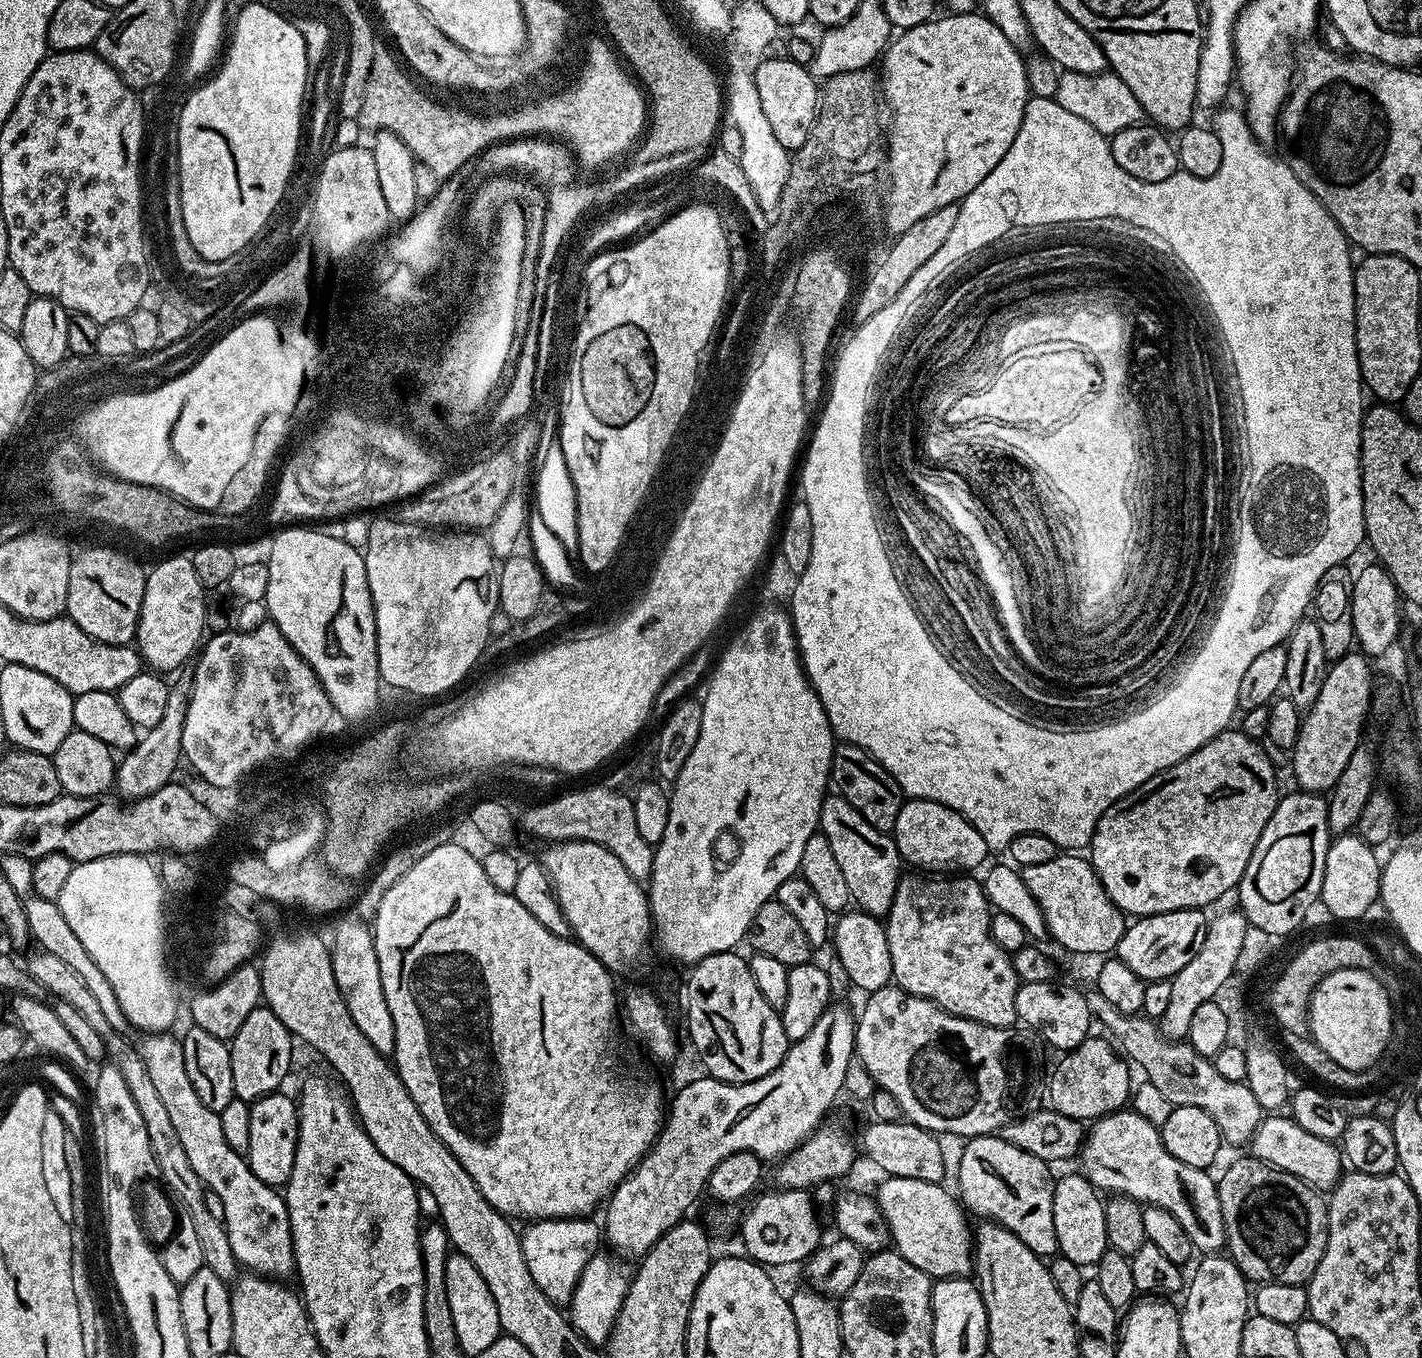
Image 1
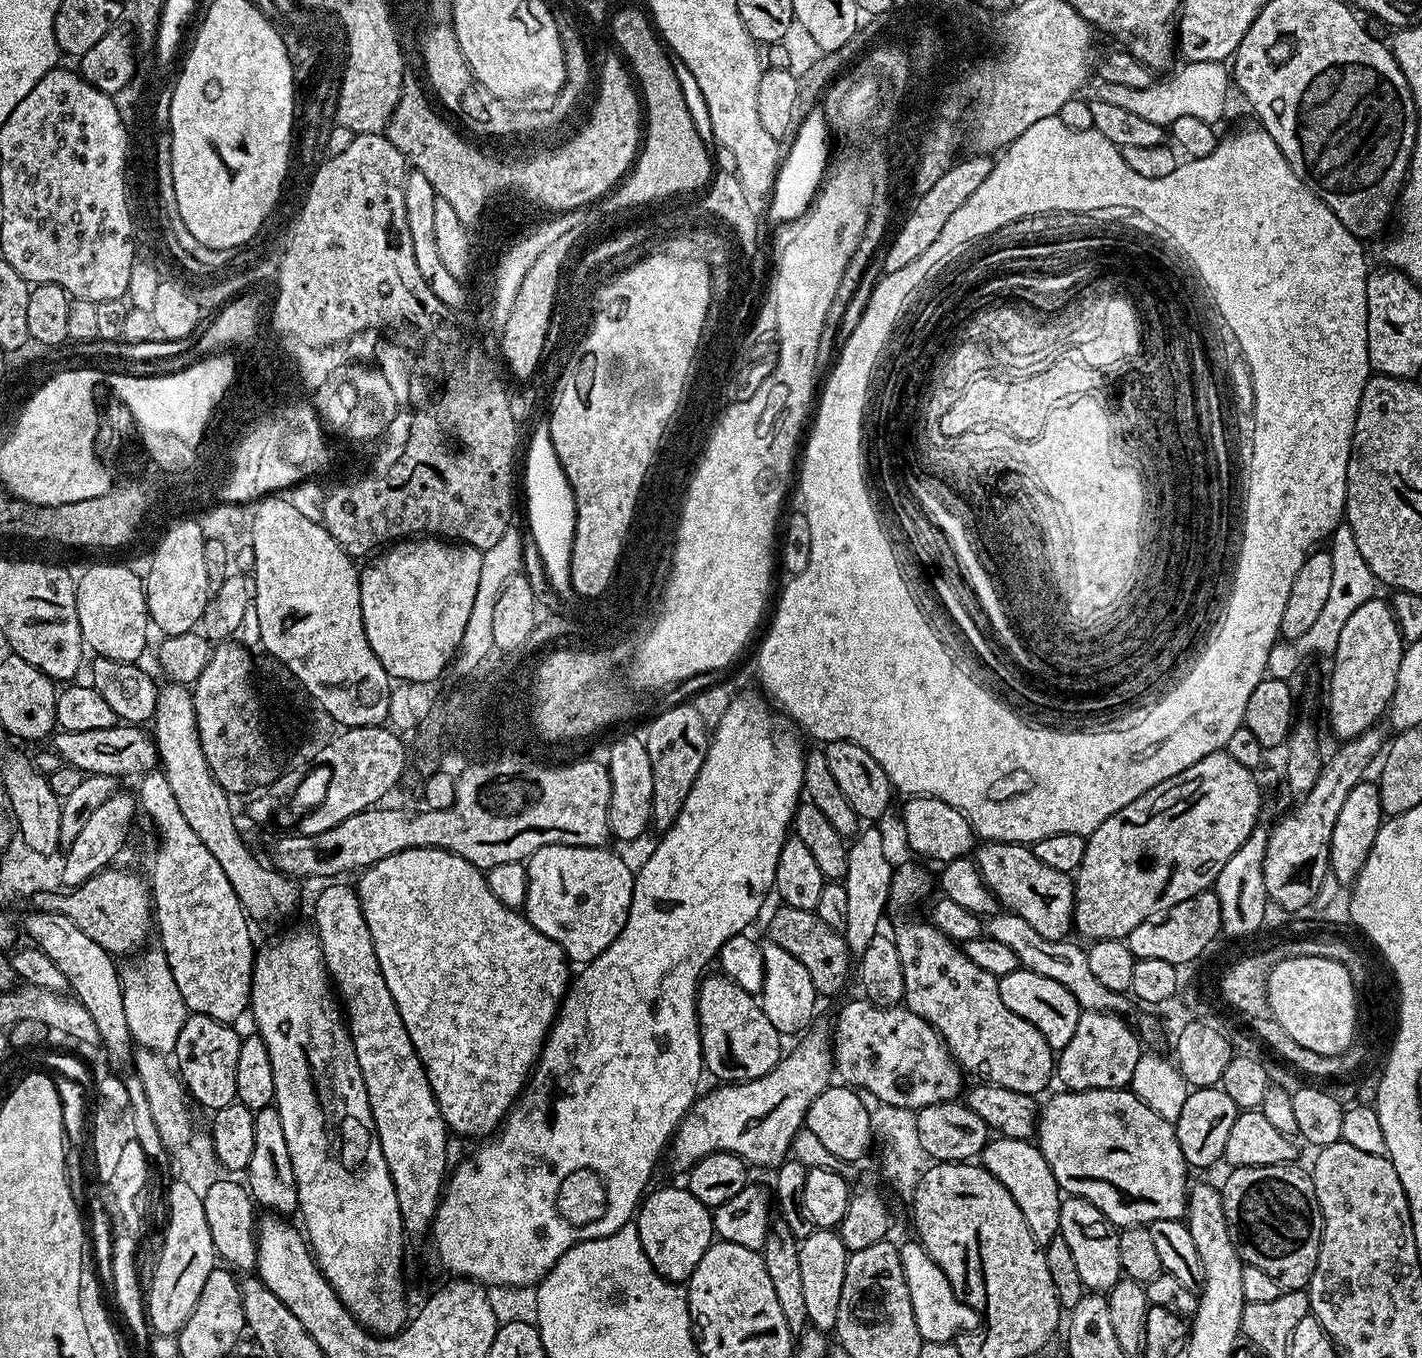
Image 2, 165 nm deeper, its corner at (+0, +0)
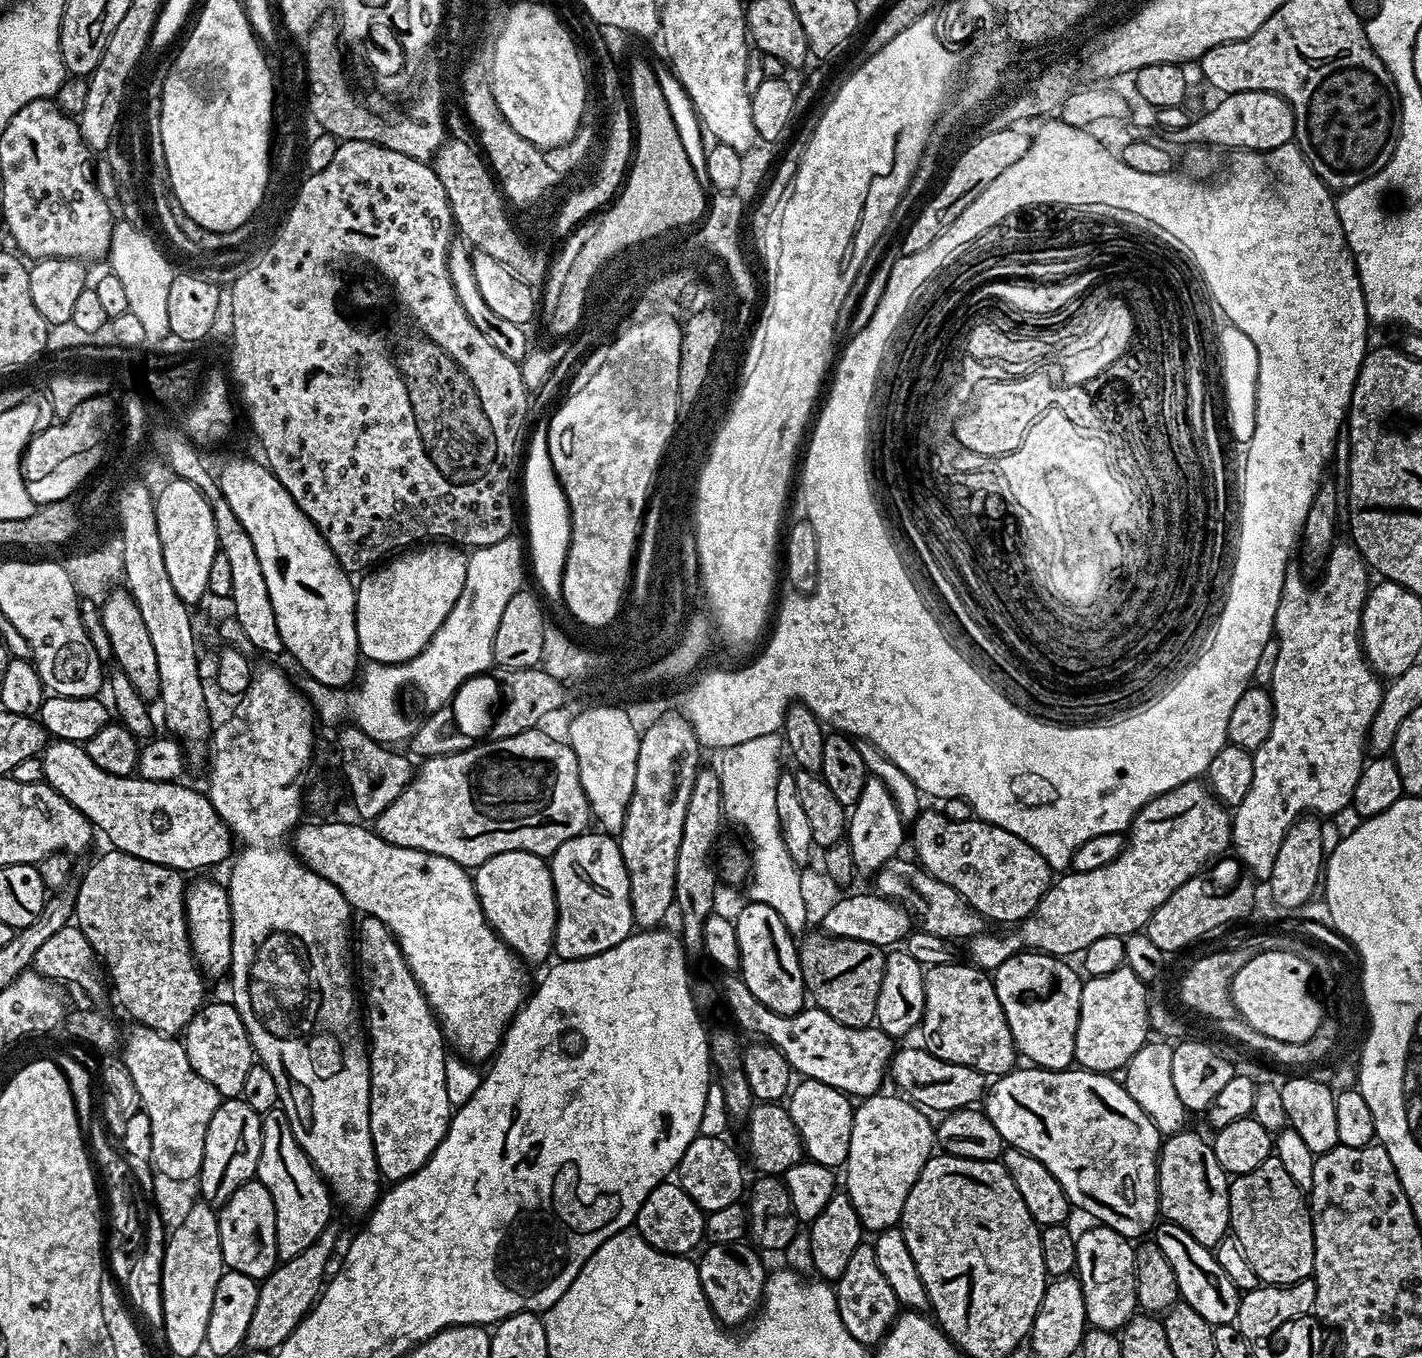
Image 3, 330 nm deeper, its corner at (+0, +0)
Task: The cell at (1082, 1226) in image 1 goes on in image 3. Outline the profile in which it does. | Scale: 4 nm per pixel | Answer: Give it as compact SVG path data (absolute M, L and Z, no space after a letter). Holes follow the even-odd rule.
M1103 1226L1092 1227L1096 1228L1088 1228L1084 1233L1081 1234L1080 1232L1076 1236L1077 1262L1074 1272L1082 1286L1089 1325L1093 1328L1101 1328L1107 1332L1116 1332L1123 1328L1138 1312L1138 1305L1136 1303L1136 1279L1134 1278L1136 1249L1129 1237L1118 1234L1113 1228Z

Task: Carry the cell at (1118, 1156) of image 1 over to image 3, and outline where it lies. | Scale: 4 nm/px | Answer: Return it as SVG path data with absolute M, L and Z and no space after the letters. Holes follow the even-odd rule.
M1017 1066L1004 1076L995 1081L996 1084L987 1089L986 1095L982 1101L982 1111L988 1116L990 1122L994 1124L998 1134L1001 1135L1003 1143L1008 1148L1017 1148L1042 1162L1046 1170L1050 1170L1054 1178L1058 1179L1058 1186L1066 1194L1069 1205L1073 1209L1081 1208L1084 1212L1089 1212L1093 1216L1093 1221L1099 1222L1103 1227L1113 1228L1118 1234L1129 1238L1140 1238L1143 1232L1151 1233L1154 1225L1160 1216L1160 1199L1158 1198L1158 1157L1162 1137L1160 1131L1151 1122L1145 1111L1142 1110L1138 1102L1130 1097L1129 1092L1125 1090L1121 1081L1107 1073L1086 1071L1081 1068L1064 1069L1062 1071L1050 1071L1049 1068L1038 1068L1035 1066Z

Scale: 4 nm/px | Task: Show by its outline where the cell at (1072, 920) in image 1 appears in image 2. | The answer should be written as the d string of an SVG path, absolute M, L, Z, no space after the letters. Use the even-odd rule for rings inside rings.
M994 840L984 842L975 849L976 868L986 886L1000 901L1003 909L1018 918L1026 918L1042 938L1063 940L1073 931L1072 915L1076 901L1073 877L1062 870L1054 870L1041 862L1027 844L1011 844Z

